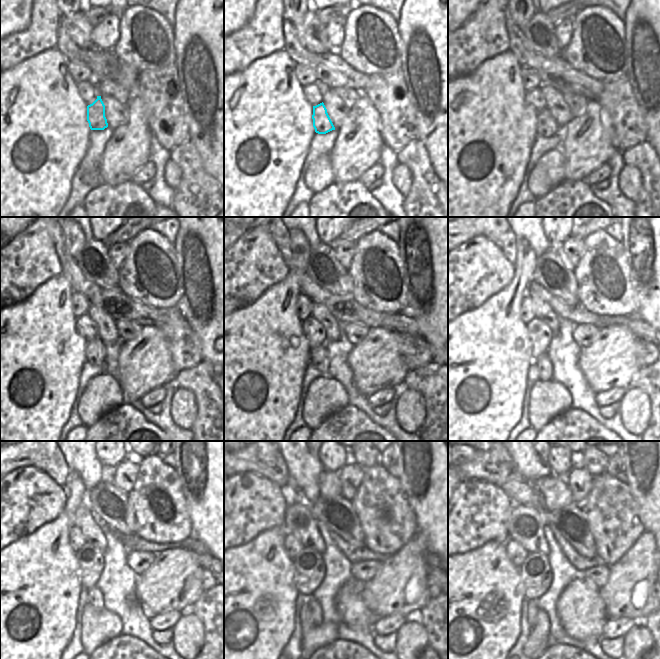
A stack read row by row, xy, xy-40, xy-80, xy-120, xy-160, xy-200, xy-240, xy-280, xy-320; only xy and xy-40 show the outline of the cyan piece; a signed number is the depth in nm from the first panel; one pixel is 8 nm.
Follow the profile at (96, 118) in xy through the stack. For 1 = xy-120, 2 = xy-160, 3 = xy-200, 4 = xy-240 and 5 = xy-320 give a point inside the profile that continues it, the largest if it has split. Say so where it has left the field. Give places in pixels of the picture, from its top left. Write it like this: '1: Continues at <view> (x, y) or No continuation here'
1: Continues at xy-120 (95, 352)
2: Continues at xy-160 (318, 357)
3: Continues at xy-200 (544, 366)
4: Continues at xy-240 (95, 596)
5: Continues at xy-320 (538, 640).

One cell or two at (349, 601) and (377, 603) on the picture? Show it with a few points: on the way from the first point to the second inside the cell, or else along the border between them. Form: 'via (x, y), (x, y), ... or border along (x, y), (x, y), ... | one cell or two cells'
border along (363, 583), (361, 596), (368, 609), (376, 618) | two cells

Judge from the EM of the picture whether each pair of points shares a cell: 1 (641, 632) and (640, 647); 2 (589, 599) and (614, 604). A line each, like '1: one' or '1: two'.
1: one
2: two

